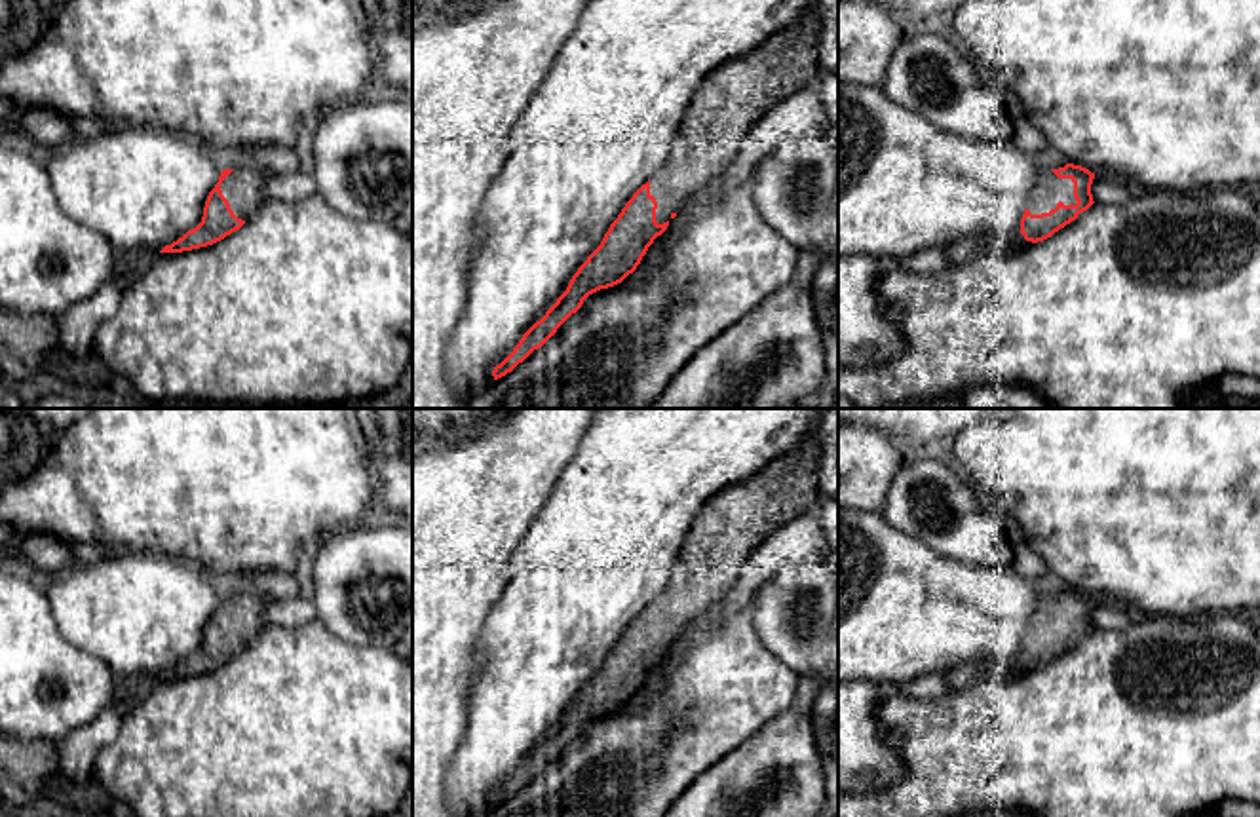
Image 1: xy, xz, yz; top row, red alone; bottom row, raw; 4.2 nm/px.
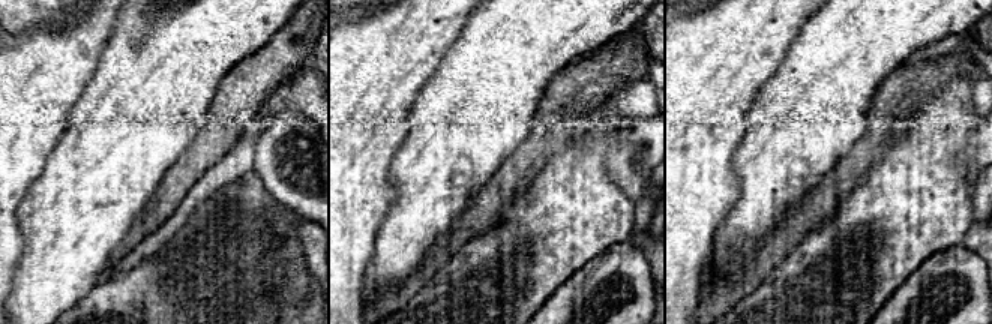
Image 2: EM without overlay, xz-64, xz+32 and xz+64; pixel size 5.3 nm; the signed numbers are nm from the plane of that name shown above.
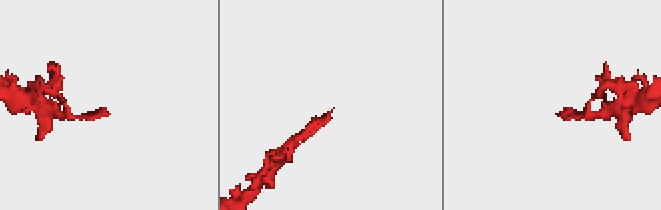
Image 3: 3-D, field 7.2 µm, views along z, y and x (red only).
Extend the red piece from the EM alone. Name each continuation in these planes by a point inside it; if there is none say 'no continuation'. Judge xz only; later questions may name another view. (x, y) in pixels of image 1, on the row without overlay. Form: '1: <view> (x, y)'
1: xz (730, 529)

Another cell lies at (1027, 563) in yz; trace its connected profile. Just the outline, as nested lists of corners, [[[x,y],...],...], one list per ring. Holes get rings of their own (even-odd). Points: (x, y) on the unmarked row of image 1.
[[[1026,542],[1013,547],[1011,568],[1022,578],[1036,581],[1040,581],[1049,572],[1045,560]]]

